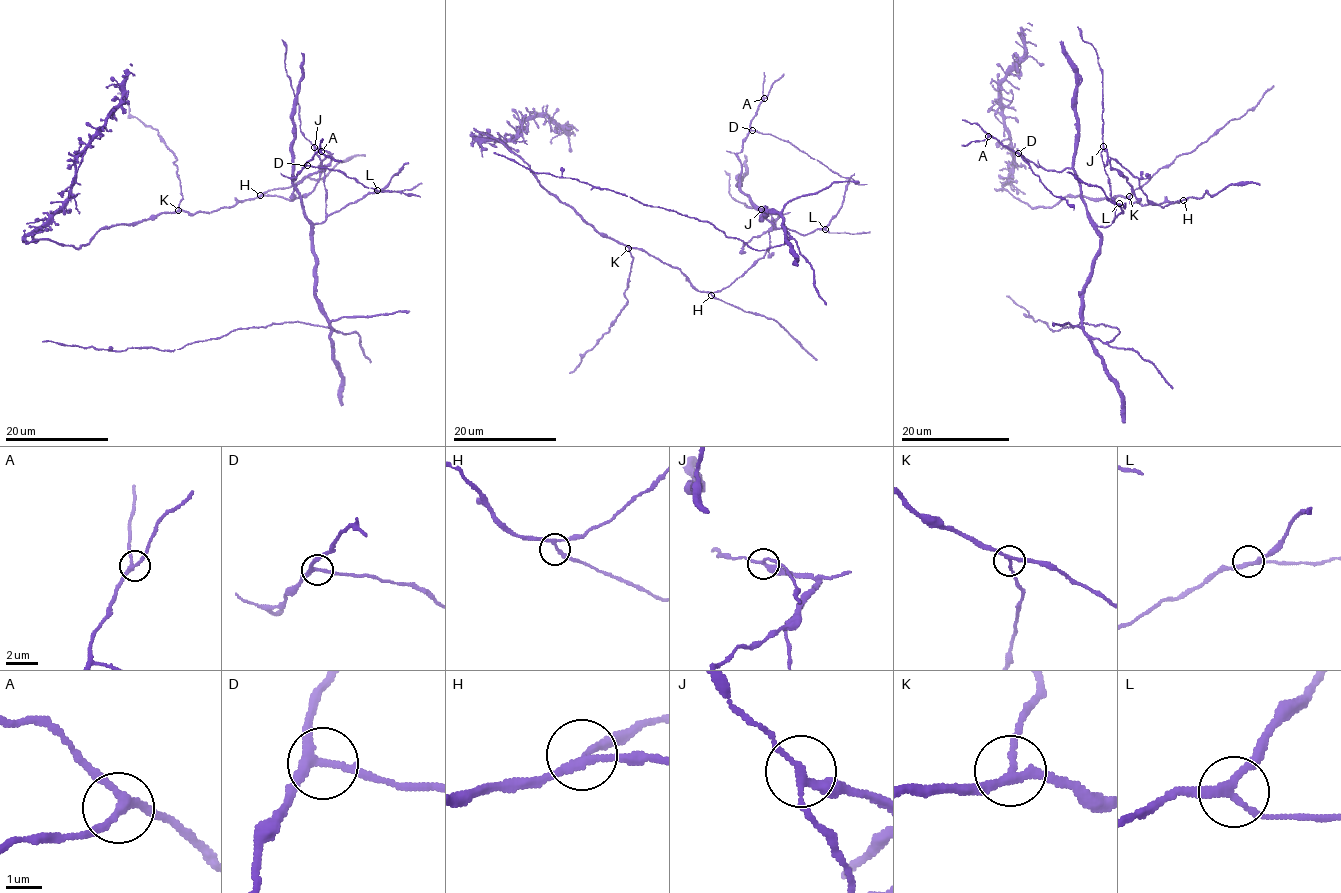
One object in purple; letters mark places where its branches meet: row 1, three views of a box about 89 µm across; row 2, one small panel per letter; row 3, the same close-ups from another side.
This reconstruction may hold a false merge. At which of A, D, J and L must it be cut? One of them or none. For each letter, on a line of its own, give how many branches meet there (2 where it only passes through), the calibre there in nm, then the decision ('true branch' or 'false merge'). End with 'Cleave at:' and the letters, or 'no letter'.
A: 3 branches meet; 220 nm thick; true branch
D: 3 branches meet; 220 nm thick; true branch
J: 3 branches meet; 200 nm thick; false merge
L: 3 branches meet; 200 nm thick; true branch
Cleave at: J

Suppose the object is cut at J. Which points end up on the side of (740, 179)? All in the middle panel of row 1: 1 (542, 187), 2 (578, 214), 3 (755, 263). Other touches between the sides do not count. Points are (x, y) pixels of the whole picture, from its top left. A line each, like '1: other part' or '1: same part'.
1: other part
2: other part
3: other part

